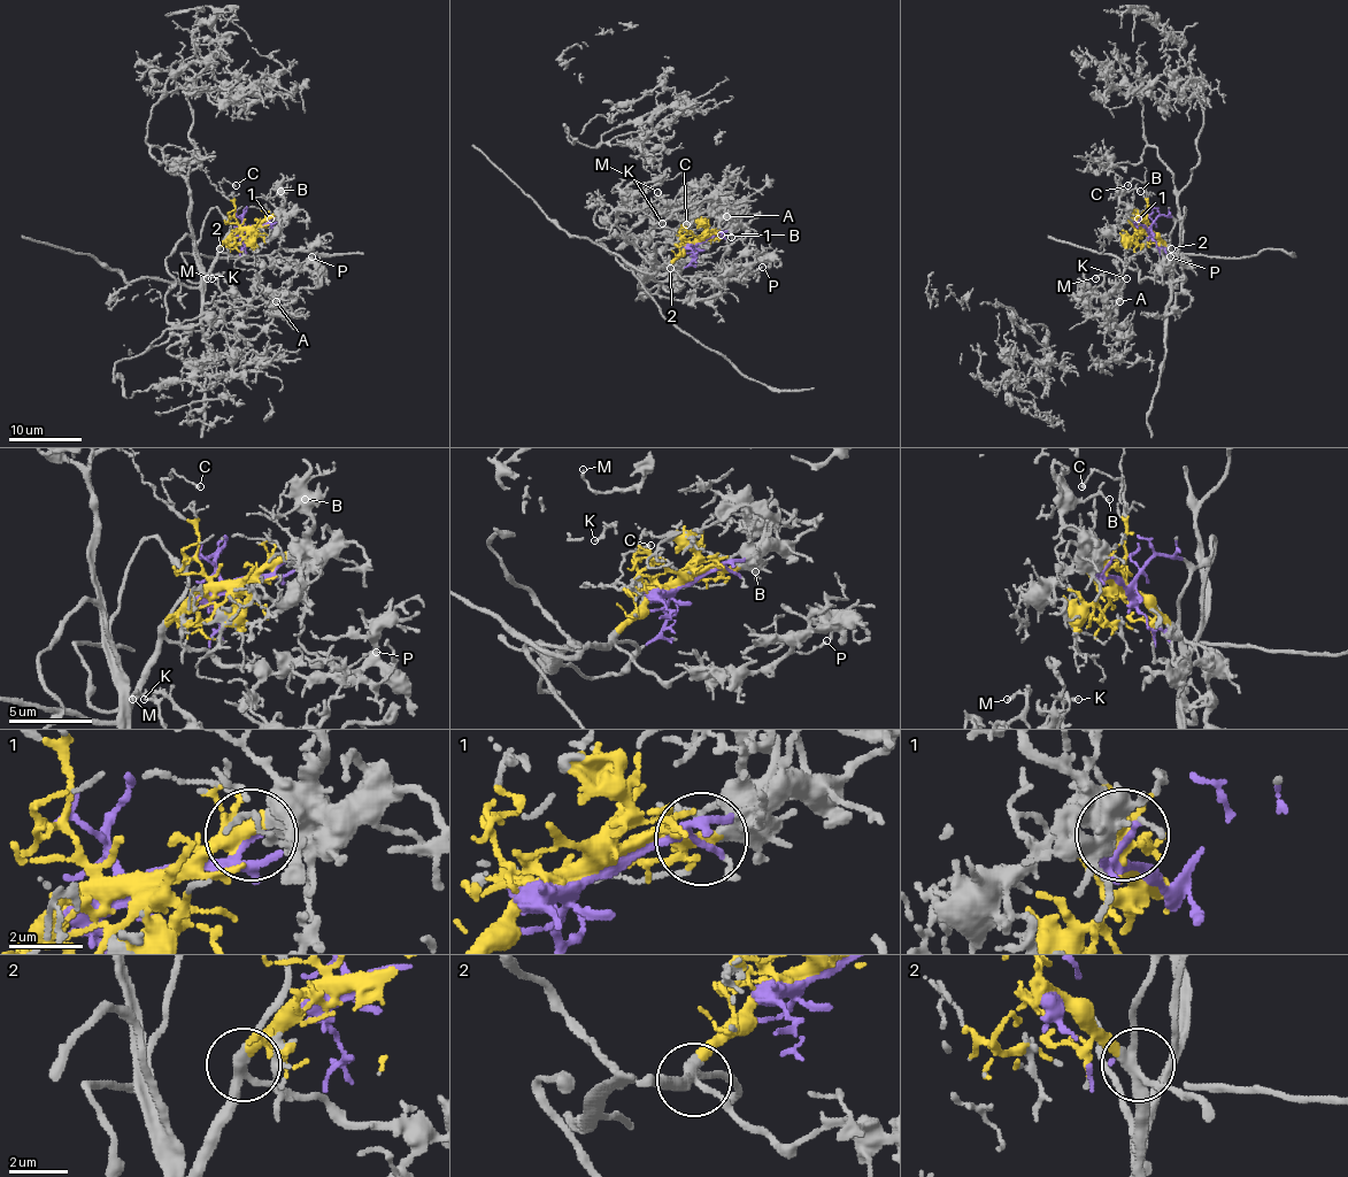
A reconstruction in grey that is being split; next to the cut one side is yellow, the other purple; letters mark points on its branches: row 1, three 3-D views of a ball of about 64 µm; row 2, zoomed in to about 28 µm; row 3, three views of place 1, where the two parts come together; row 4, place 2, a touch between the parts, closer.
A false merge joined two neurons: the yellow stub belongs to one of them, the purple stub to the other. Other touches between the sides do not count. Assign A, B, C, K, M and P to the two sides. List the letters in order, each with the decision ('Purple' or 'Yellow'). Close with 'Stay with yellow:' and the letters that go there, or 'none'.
A: Purple
B: Yellow
C: Yellow
K: Purple
M: Purple
P: Purple
Stay with yellow: B, C

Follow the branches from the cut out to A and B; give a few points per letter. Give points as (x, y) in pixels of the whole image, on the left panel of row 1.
A: (247, 229), (216, 207), (200, 263), (189, 235), (166, 260), (167, 320), (230, 335), (291, 298), (276, 301)
B: (245, 229), (270, 218), (285, 200), (282, 191)

